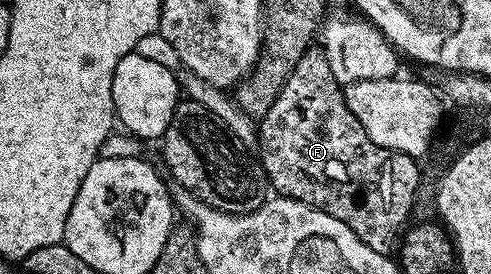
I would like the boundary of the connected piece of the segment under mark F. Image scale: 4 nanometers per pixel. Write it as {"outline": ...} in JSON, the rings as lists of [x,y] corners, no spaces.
{"outline":[[[311,46],[304,57],[296,61],[296,69],[292,69],[288,81],[284,81],[280,97],[276,97],[272,109],[268,109],[266,116],[260,120],[256,139],[259,144],[262,142],[262,169],[269,186],[273,190],[275,187],[279,196],[307,203],[344,221],[344,225],[348,225],[348,229],[352,229],[352,233],[356,233],[368,249],[376,249],[376,253],[389,256],[390,250],[399,246],[400,236],[407,226],[406,218],[418,195],[419,160],[402,151],[384,149],[376,145],[368,133],[364,133],[364,125],[360,125],[352,109],[348,109],[343,84],[336,81],[332,65],[328,63],[321,46]]]}

